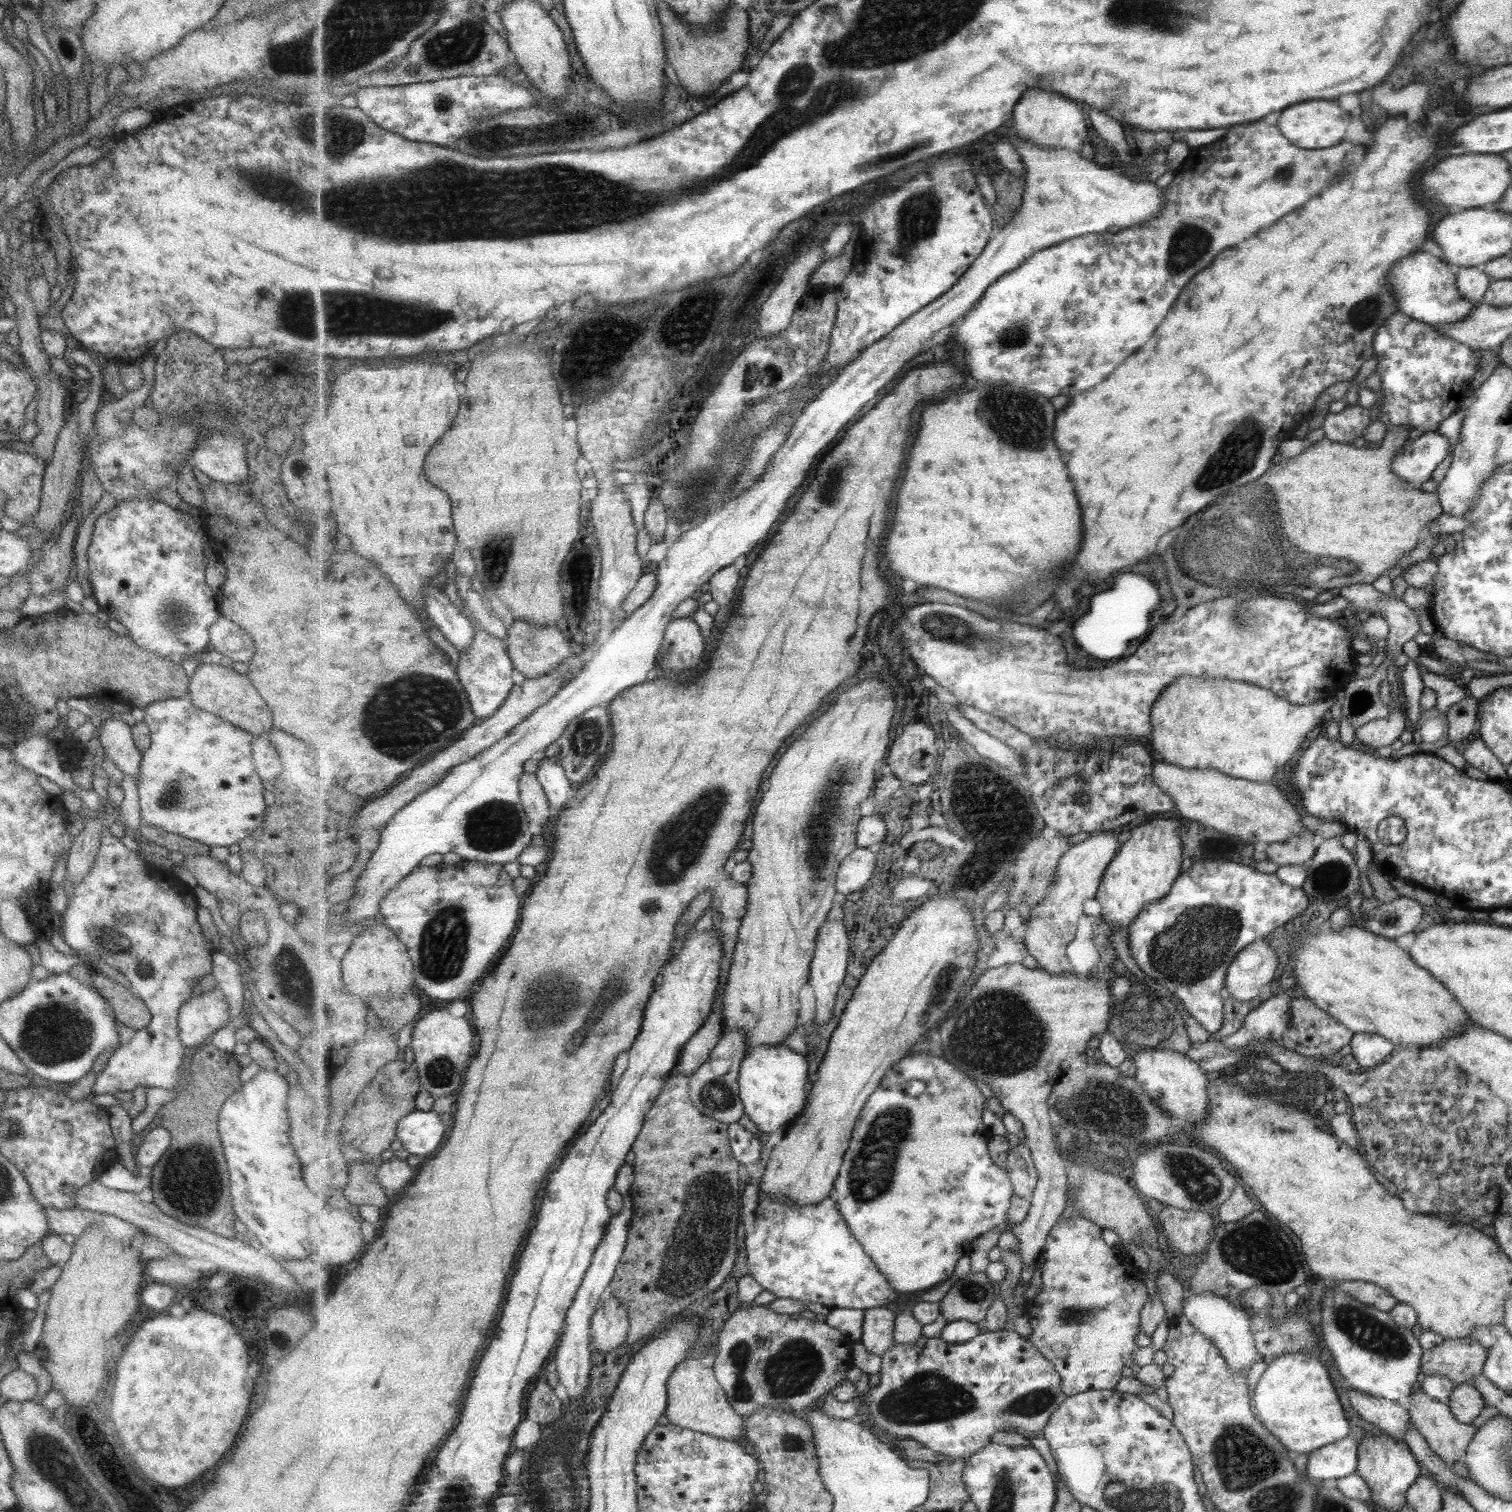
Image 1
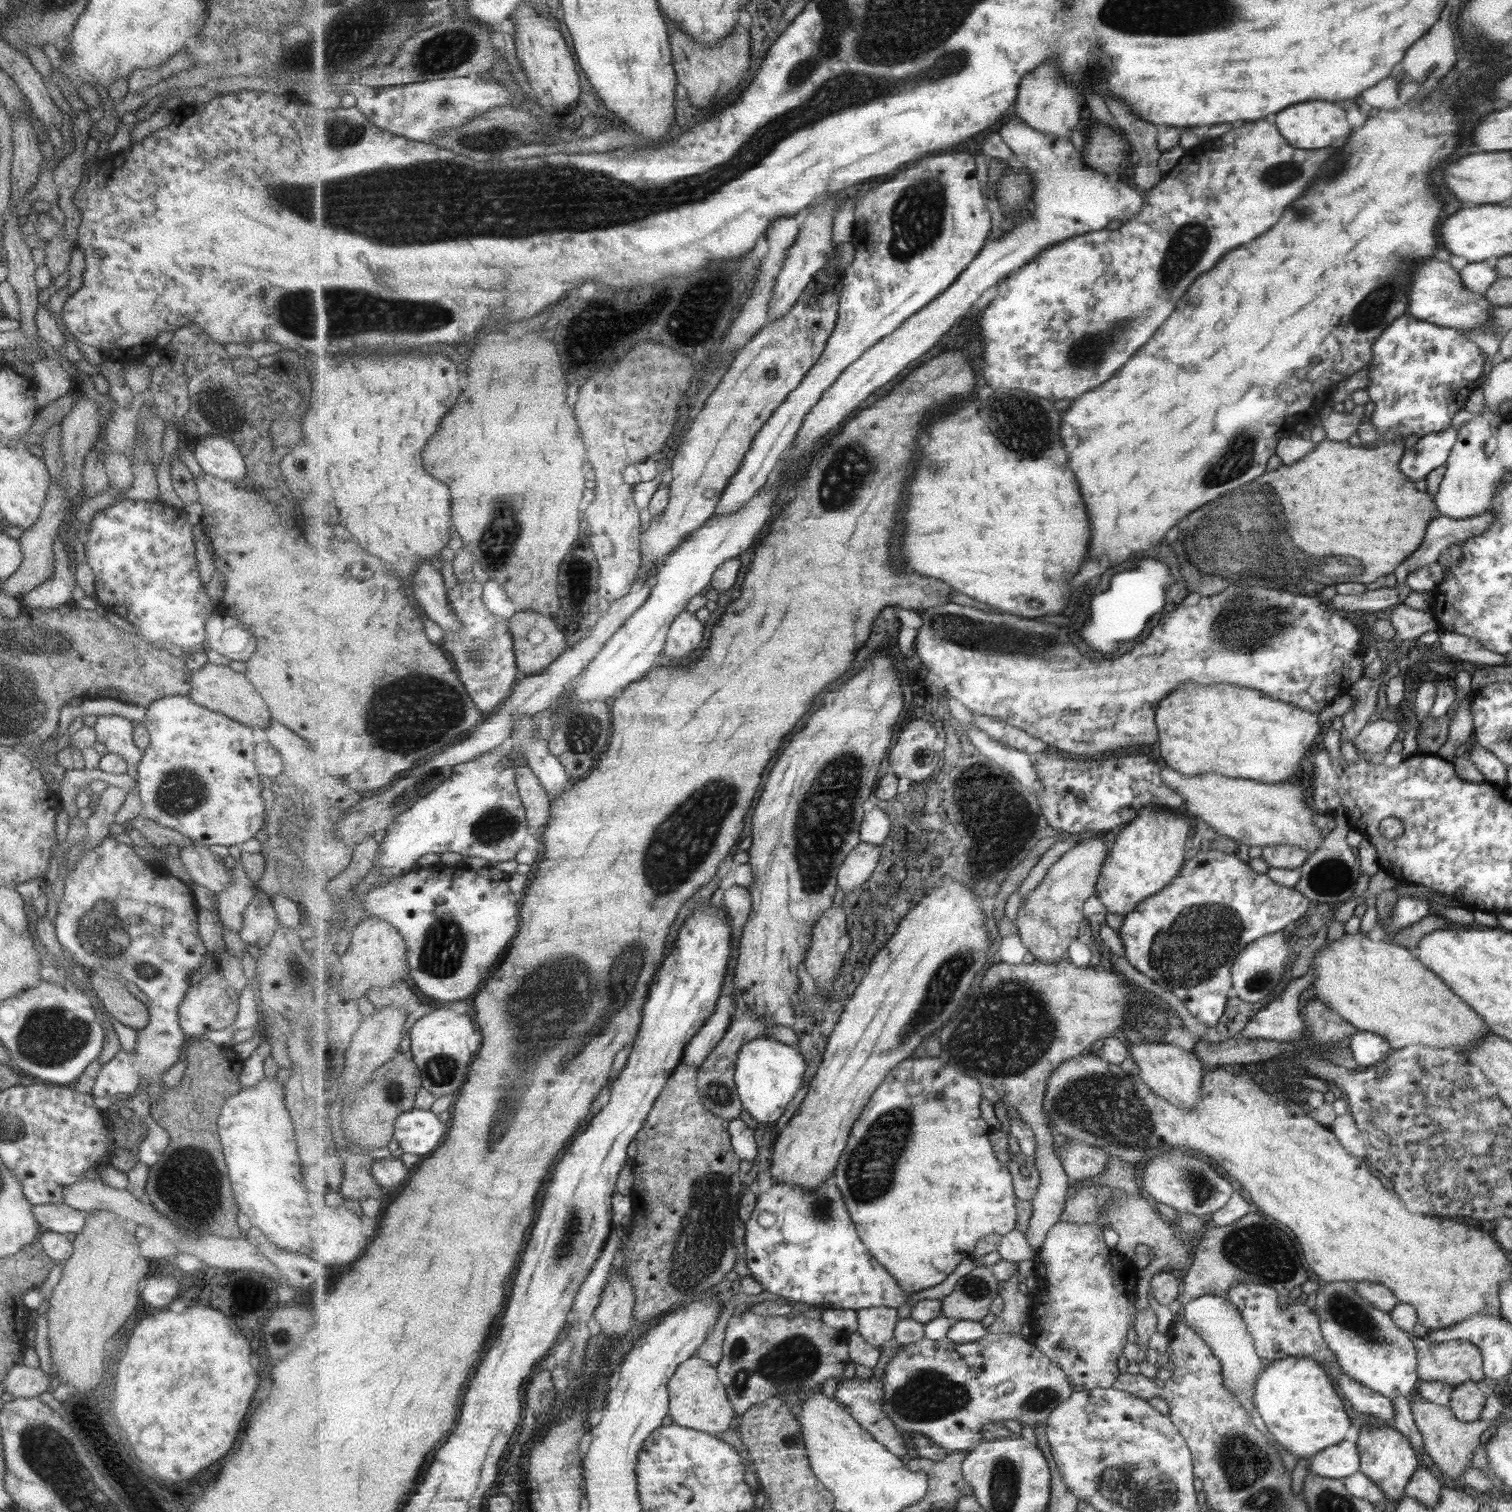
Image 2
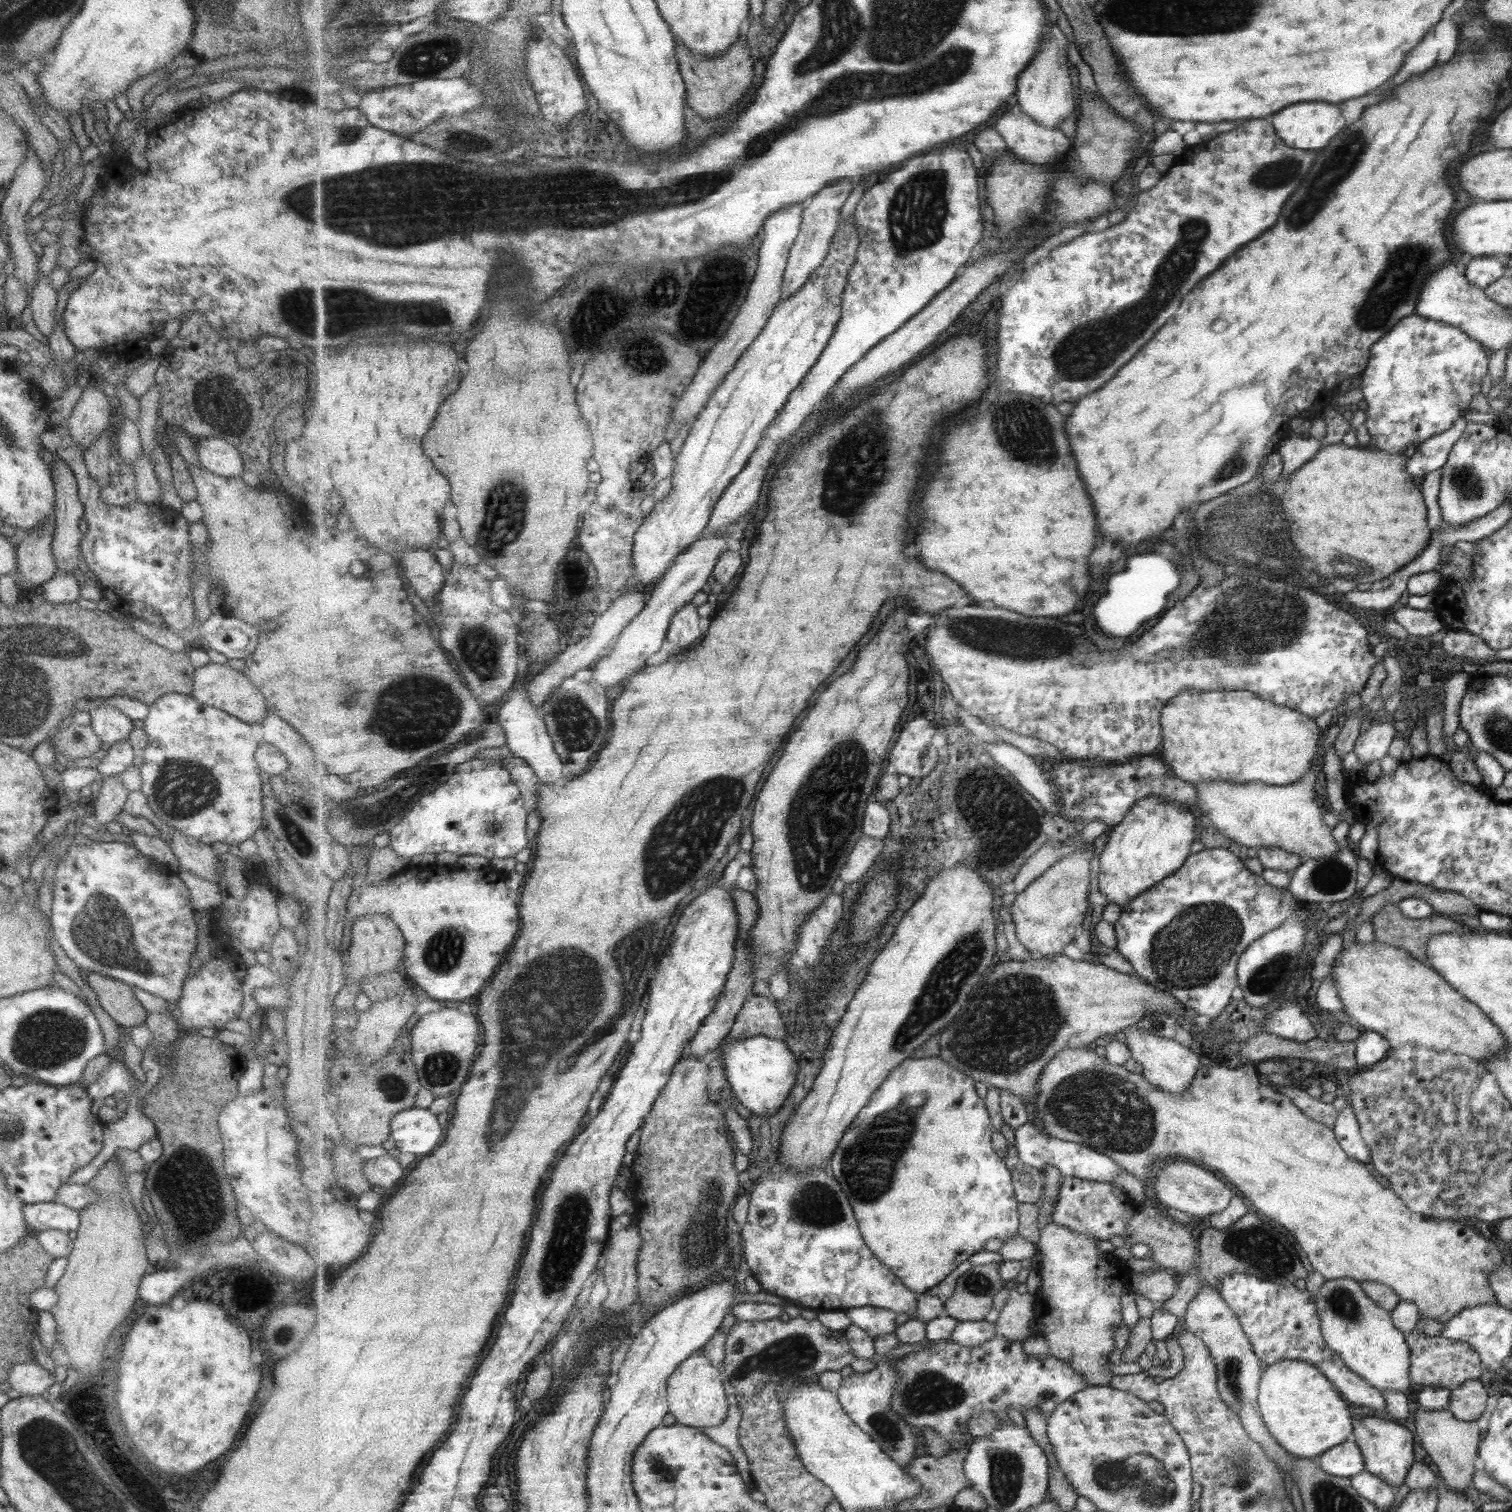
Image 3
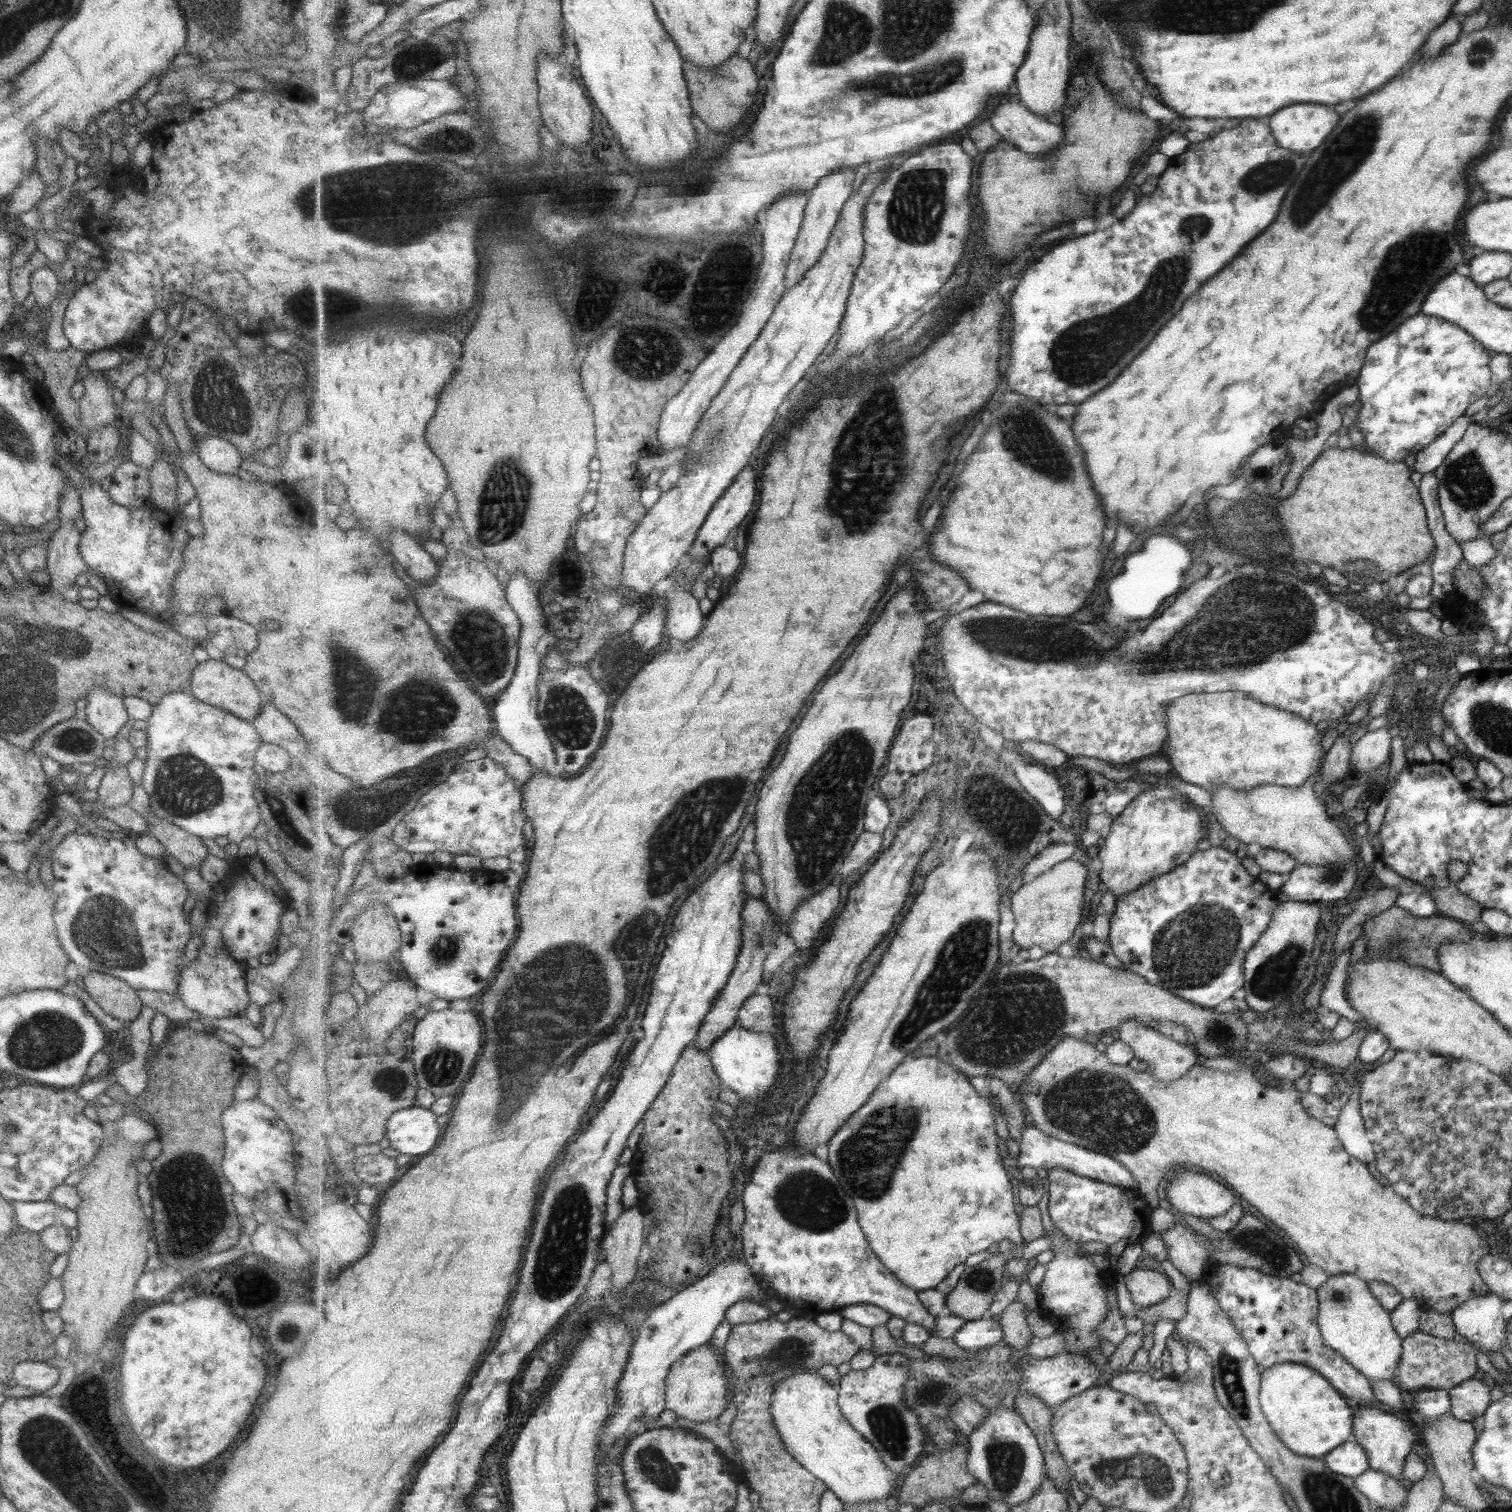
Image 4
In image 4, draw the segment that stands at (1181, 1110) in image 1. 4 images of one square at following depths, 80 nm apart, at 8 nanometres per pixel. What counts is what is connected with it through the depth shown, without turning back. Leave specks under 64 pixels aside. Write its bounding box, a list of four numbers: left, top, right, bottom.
[1118,1021,1200,1084]

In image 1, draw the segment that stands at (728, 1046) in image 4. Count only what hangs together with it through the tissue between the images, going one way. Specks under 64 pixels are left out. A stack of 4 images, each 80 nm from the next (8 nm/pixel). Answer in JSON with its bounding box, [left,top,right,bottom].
[739,1045,811,1134]

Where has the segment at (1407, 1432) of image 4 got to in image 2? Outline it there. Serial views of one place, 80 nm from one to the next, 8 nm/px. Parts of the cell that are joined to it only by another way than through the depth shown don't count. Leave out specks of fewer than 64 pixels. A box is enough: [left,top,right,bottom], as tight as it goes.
[1353,1424,1417,1500]

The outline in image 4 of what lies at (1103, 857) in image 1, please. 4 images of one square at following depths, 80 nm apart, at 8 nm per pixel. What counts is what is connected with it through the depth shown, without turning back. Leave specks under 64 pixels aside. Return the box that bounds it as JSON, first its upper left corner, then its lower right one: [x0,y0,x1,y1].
[1011,857,1089,952]

